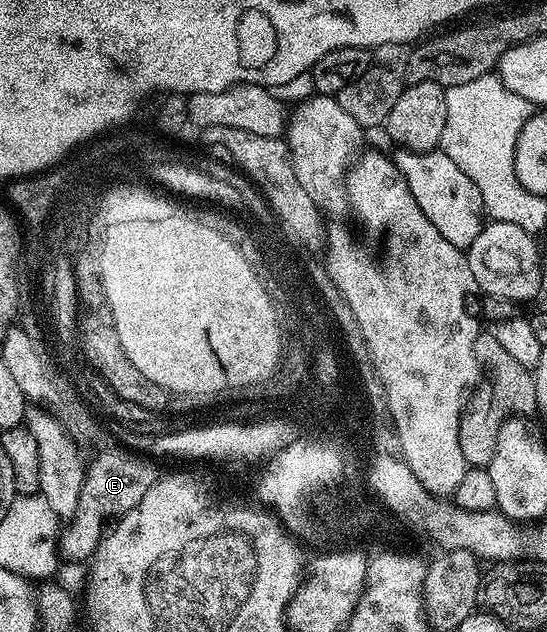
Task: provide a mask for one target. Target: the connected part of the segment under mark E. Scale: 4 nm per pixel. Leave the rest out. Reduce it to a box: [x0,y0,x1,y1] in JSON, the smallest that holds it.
[57,449,160,564]

